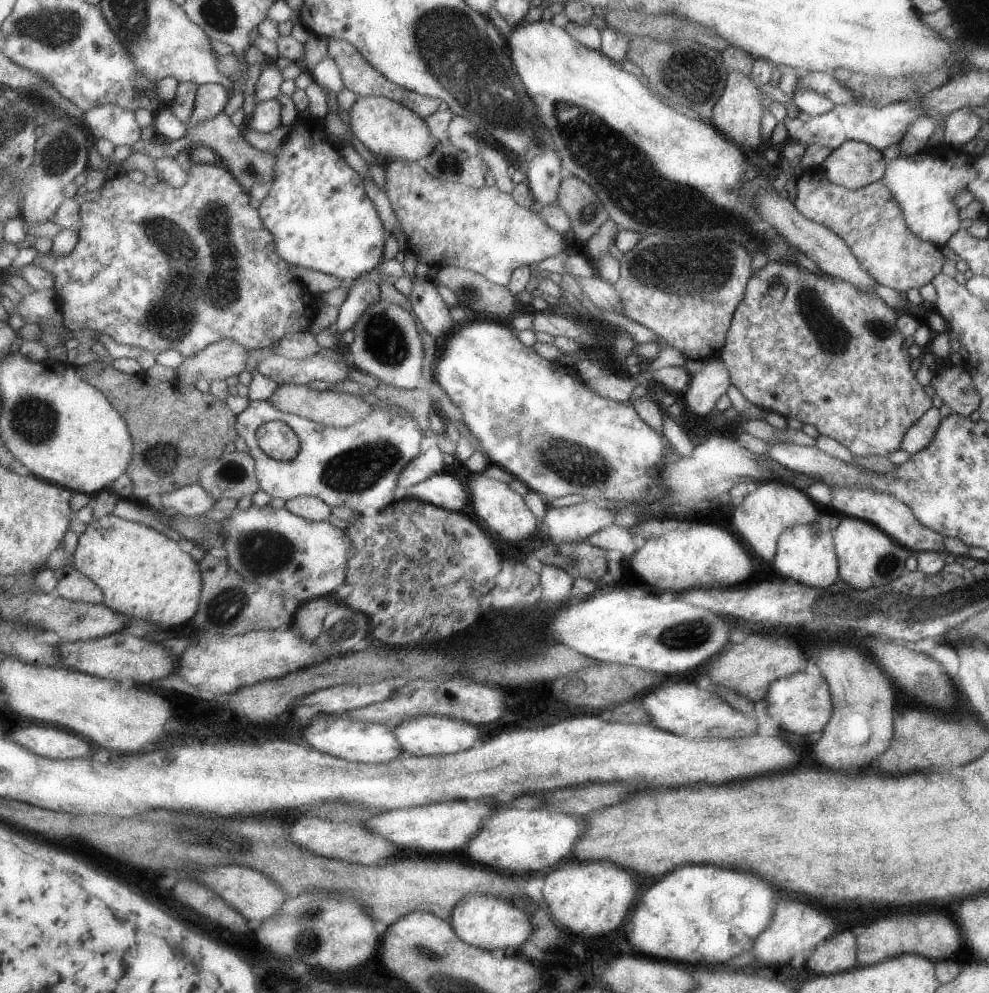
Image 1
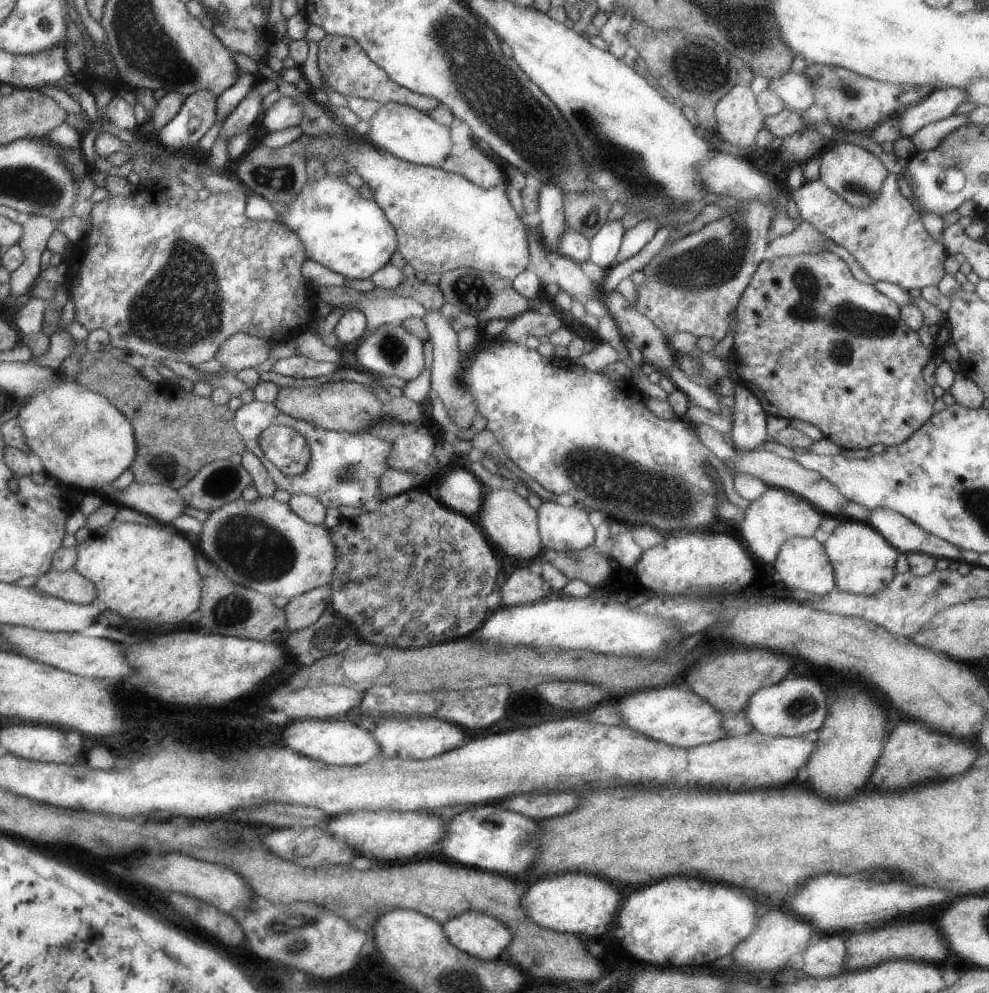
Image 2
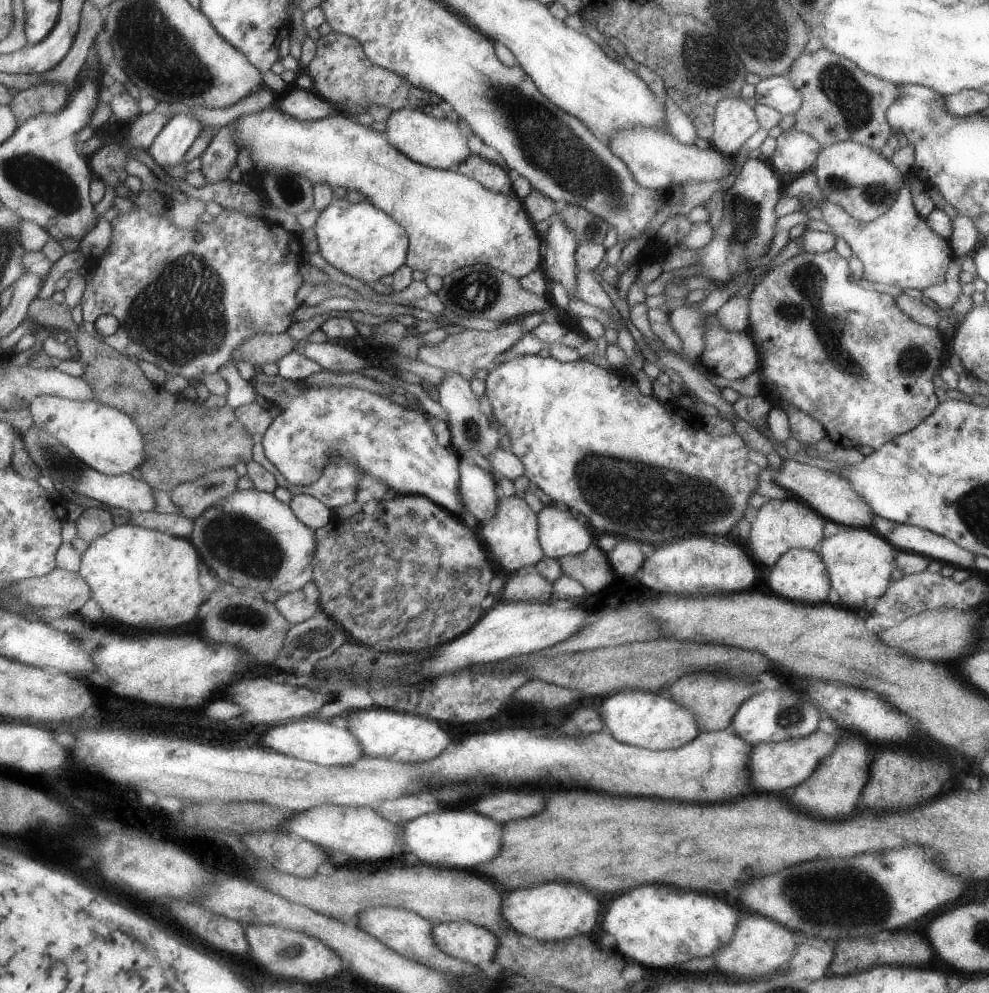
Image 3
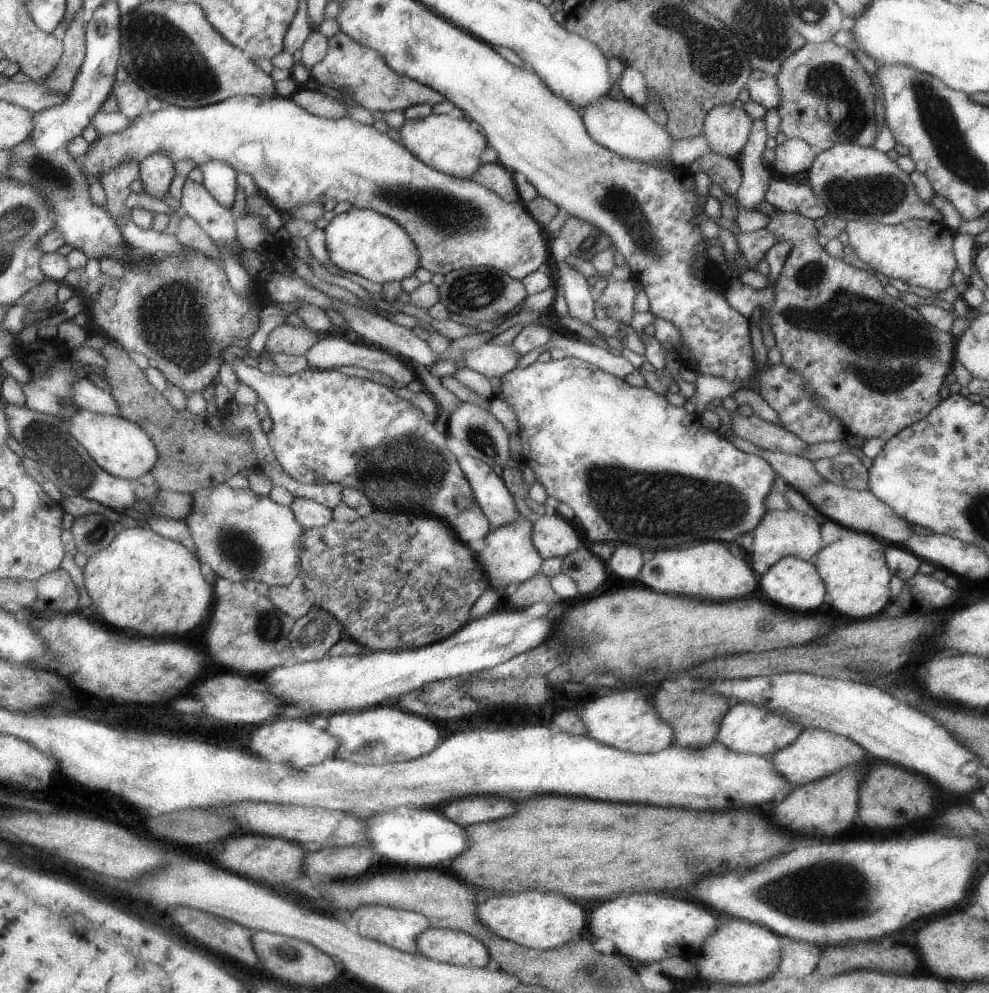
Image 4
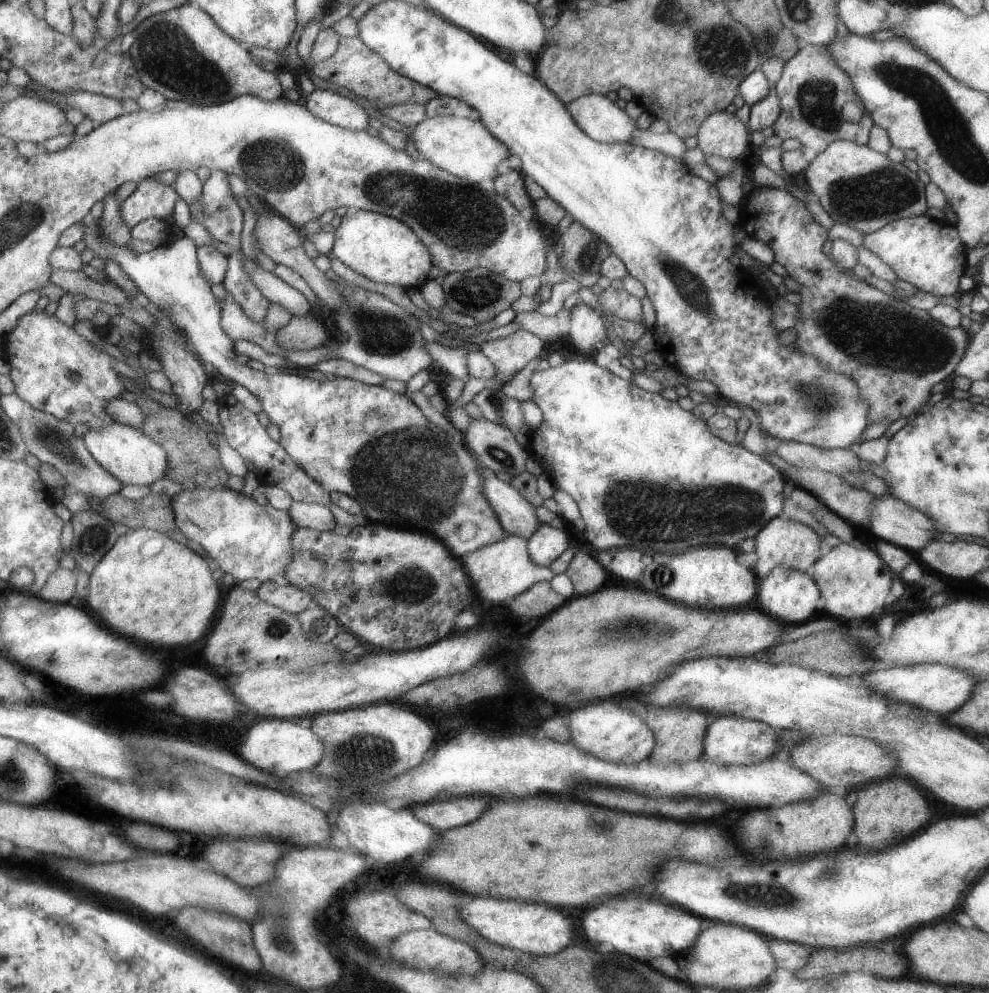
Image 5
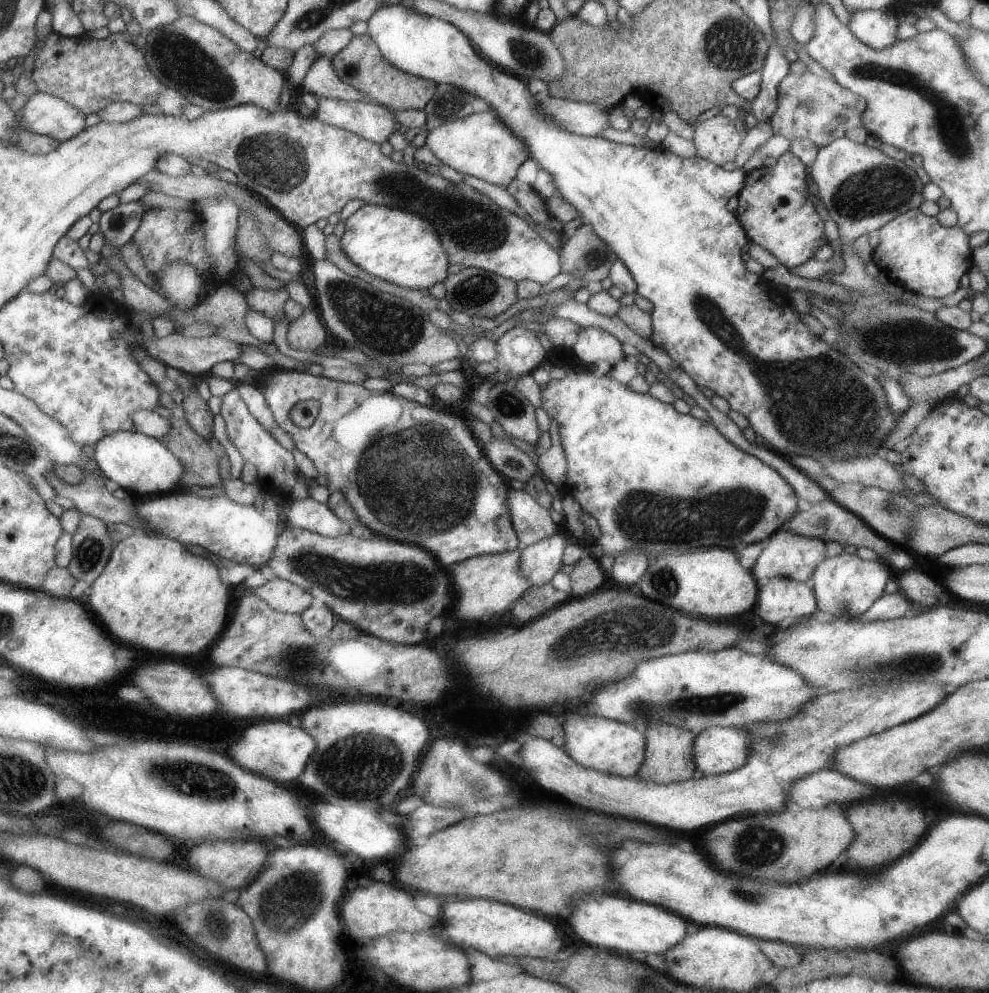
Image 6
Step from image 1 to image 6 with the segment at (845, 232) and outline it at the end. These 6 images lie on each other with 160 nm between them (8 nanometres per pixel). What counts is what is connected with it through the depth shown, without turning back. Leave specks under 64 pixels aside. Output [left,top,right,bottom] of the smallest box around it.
[872,208,973,298]

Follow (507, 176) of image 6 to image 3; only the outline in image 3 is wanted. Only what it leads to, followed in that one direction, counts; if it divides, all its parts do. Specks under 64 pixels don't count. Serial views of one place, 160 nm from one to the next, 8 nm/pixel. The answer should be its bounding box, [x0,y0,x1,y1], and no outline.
[385,108,469,170]

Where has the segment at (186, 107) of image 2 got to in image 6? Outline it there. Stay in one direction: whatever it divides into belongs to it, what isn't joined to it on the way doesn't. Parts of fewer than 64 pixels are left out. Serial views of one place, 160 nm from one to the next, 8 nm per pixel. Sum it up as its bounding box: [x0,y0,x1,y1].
[97,199,147,249]

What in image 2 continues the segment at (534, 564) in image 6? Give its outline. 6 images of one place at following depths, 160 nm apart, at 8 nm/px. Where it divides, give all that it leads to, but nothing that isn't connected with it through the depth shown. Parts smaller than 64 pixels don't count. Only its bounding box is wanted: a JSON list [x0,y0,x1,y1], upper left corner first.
[536,501,593,555]

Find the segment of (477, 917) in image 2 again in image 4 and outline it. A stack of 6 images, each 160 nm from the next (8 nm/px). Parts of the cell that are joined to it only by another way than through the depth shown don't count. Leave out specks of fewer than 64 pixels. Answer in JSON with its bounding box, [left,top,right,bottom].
[415,929,492,967]

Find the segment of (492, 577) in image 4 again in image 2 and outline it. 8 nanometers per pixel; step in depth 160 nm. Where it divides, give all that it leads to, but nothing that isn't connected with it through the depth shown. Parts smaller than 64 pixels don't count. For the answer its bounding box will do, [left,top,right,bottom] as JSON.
[476,490,544,562]

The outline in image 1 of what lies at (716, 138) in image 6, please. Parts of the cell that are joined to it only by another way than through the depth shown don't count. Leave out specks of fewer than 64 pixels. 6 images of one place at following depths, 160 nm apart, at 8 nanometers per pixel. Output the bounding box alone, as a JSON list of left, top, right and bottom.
[709,69,764,148]

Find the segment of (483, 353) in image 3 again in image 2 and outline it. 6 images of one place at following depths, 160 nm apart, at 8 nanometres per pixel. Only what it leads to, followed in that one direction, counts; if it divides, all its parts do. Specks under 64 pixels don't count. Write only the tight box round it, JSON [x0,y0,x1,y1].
[500,311,561,343]

